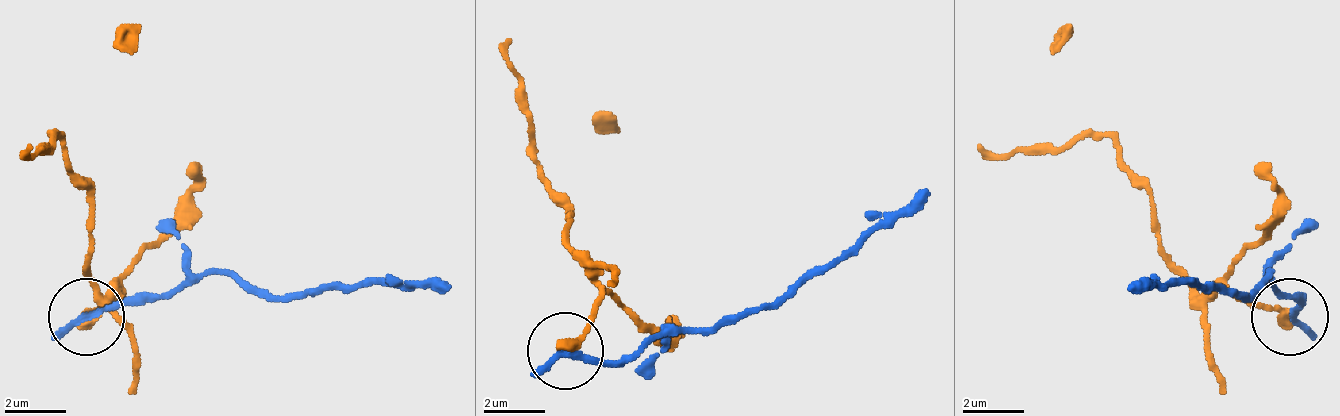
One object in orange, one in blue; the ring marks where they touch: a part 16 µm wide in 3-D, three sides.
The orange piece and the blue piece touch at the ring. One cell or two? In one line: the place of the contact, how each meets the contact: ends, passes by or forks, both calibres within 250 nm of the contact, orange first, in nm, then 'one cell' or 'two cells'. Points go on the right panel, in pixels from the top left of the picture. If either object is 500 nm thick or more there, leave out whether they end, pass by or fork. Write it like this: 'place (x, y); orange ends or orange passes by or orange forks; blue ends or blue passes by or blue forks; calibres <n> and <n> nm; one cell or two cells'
place (1290, 316); orange ends; blue passes by; calibres 420 and 190 nm; two cells

